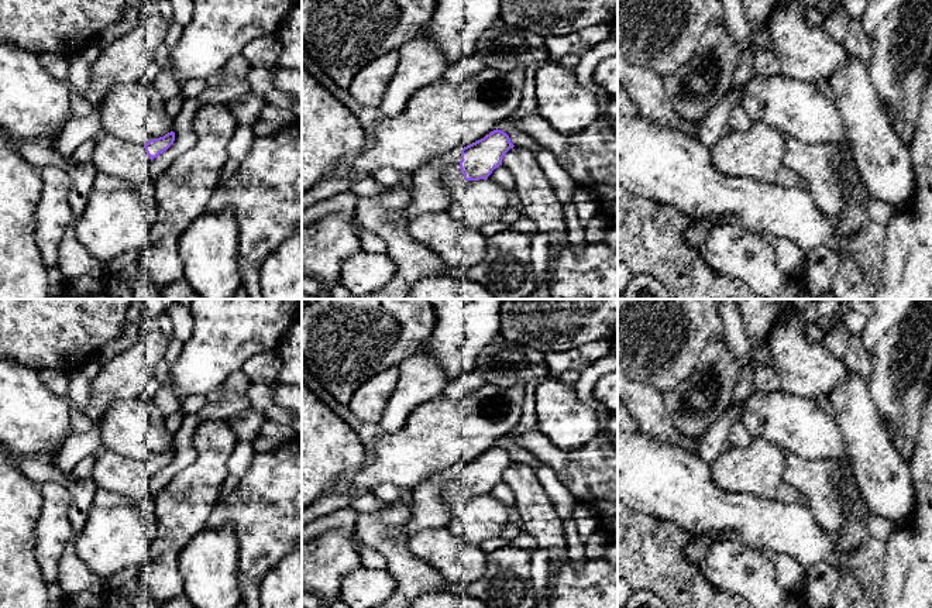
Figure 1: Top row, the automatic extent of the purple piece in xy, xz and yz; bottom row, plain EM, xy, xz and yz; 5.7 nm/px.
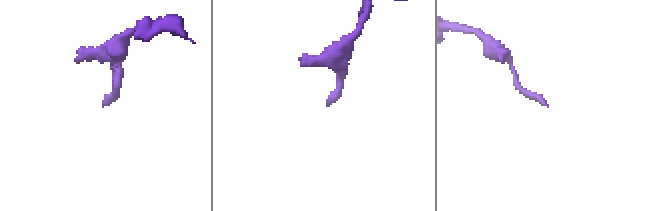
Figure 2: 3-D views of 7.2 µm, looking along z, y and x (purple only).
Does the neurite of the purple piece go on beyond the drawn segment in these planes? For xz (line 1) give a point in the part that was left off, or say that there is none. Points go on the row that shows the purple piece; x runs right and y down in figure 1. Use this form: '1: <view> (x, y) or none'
1: xz (429, 191)

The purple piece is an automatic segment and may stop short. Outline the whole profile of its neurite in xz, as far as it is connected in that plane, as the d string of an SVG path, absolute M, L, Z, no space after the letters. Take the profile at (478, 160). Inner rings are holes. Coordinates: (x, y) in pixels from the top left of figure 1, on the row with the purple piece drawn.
M496 128L462 150L450 151L420 165L412 174L410 202L391 216L392 221L409 223L424 213L447 210L450 192L444 178L451 168L458 166L465 181L488 179L513 147L509 135Z

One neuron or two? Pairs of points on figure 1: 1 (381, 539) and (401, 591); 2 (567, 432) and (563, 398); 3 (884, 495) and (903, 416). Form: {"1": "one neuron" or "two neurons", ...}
{"1": "one neuron", "2": "one neuron", "3": "two neurons"}

